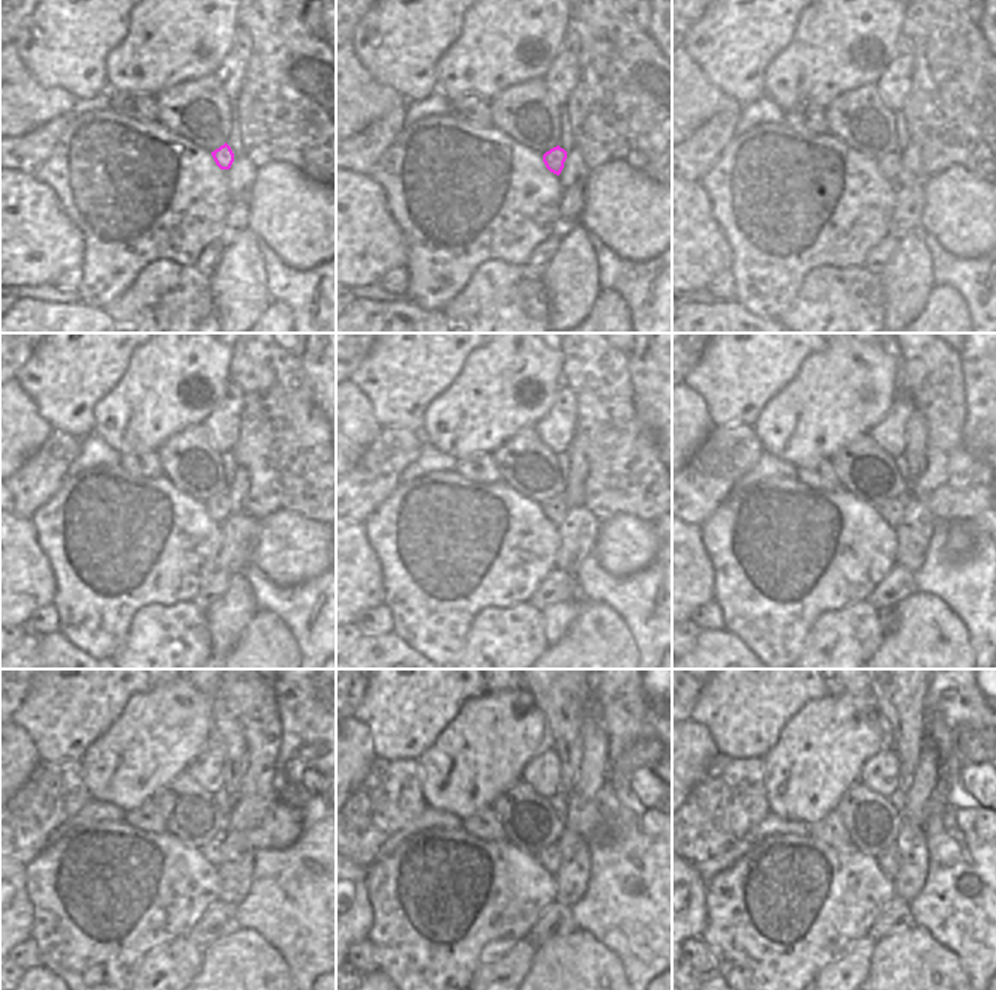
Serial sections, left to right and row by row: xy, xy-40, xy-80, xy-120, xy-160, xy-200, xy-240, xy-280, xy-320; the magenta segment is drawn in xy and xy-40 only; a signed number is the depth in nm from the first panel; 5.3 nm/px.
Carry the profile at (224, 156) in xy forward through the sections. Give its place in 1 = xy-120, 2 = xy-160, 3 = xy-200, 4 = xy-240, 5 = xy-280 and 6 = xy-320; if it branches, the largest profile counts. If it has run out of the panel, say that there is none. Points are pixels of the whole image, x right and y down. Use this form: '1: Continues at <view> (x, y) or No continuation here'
1: Continues at xy-120 (218, 507)
2: Continues at xy-160 (555, 509)
3: Continues at xy-200 (891, 512)
4: Continues at xy-240 (213, 852)
5: Continues at xy-280 (549, 857)
6: Continues at xy-320 (888, 861).

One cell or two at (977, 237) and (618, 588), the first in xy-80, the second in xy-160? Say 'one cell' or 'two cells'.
two cells

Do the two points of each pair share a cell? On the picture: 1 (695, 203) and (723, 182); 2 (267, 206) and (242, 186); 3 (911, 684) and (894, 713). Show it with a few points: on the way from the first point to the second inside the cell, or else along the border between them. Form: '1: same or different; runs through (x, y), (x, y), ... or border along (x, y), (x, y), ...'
1: different; border along (701, 182), (722, 227)
2: different; border along (255, 170), (248, 204)
3: same; runs through (903, 692), (900, 695), (900, 705)

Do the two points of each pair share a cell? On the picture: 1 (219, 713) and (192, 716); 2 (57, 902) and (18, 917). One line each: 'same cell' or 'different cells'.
1: different cells
2: different cells

